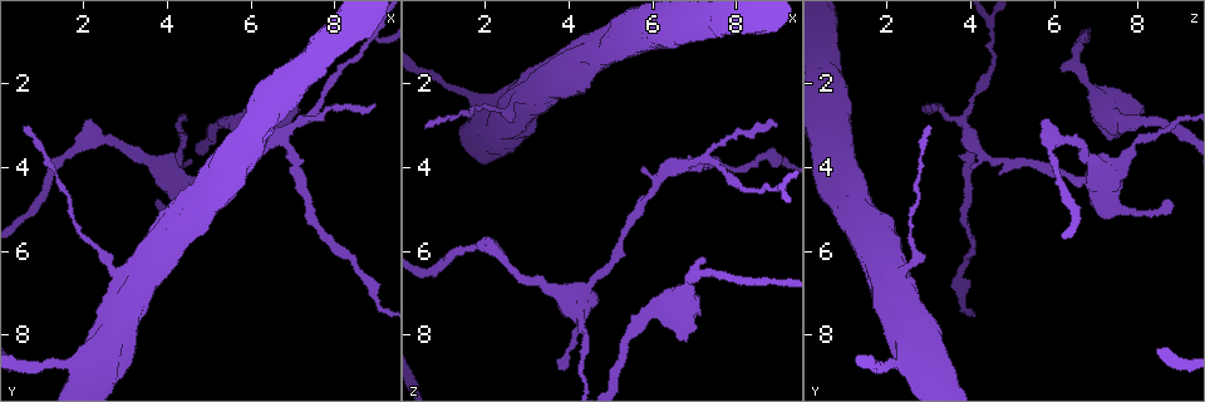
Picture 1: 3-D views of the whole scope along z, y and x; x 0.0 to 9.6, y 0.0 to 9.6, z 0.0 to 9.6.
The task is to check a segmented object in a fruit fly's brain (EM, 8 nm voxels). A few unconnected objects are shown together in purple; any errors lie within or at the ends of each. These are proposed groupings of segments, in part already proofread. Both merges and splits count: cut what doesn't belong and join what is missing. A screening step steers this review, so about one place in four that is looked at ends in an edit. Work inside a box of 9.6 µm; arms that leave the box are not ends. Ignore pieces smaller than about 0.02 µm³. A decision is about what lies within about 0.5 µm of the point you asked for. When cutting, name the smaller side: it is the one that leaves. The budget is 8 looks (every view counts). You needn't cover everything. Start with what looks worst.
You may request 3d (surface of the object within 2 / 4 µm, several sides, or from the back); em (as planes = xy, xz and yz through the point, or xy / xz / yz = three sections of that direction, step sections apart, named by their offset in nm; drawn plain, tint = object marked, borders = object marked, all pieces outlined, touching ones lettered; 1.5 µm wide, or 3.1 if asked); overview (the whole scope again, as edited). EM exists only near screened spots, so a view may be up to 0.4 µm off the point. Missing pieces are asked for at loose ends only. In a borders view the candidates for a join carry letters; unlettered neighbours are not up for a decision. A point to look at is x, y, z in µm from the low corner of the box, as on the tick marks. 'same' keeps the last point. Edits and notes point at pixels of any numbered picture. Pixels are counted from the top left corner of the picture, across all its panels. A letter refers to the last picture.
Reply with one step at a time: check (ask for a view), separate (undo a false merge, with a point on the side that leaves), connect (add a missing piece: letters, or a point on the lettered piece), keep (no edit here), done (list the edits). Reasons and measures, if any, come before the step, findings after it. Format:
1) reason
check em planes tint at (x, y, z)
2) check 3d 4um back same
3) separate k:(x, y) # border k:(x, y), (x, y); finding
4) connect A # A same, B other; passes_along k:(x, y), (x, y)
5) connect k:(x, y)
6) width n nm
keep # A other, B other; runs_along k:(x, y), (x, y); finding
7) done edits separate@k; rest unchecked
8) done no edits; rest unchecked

thin end
check 3d 4um at (5.75, 4.05, 4.05)

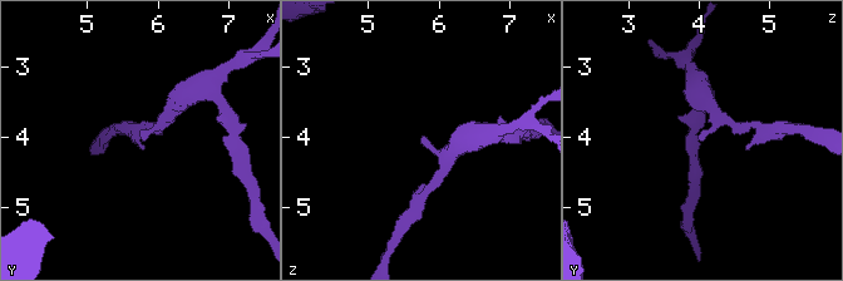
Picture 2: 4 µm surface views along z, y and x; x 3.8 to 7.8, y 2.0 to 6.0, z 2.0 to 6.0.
shape alone is not enough
check em xy step 8 borders at (5.80, 4.05, 4.00)

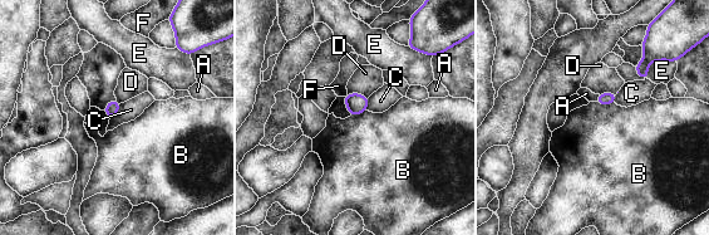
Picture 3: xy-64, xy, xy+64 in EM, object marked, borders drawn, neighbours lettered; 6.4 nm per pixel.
check em planes borders same

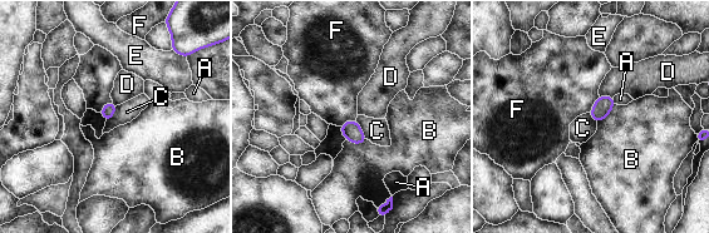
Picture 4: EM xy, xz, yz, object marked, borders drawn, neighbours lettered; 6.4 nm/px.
keep # A other, B other, C other, D other, E other, F other; border 4:(117, 105), (113, 115), (106, 122); none of them fits

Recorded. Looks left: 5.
tapers out
check em yz step 8 borders at (3.70, 4.80, 8.75)

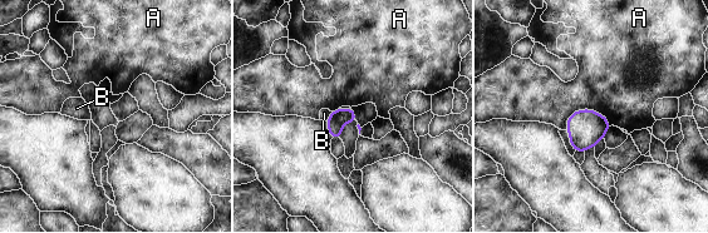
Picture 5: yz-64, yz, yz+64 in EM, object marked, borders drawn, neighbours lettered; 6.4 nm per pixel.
another direction
check em planes borders same

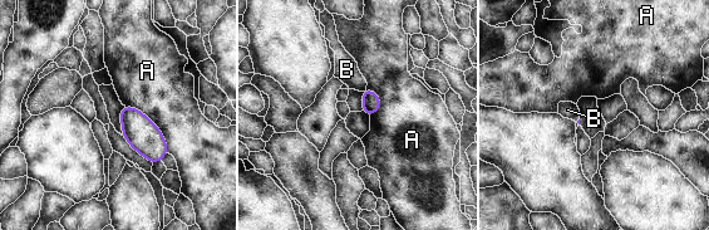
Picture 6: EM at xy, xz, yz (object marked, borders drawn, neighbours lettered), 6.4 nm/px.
keep # A other, B other; border 6:(124, 104), (156, 125), (167, 152); none of them fits

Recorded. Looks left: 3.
check em planes borders at (9.05, 0.55, 4.45)

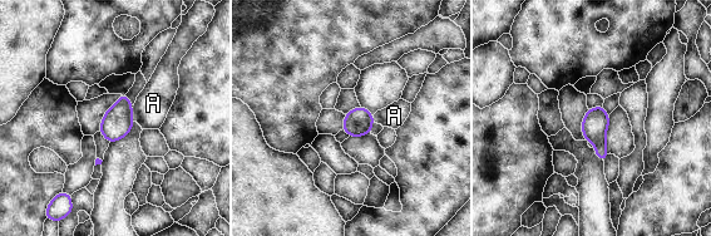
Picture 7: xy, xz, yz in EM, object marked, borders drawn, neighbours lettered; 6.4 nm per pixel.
longest_contact A 110 nm
keep # A other; border 7:(132, 106), (132, 118), (134, 121); continuous, no second neuron

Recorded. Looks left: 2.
done no edits; rest unchecked

